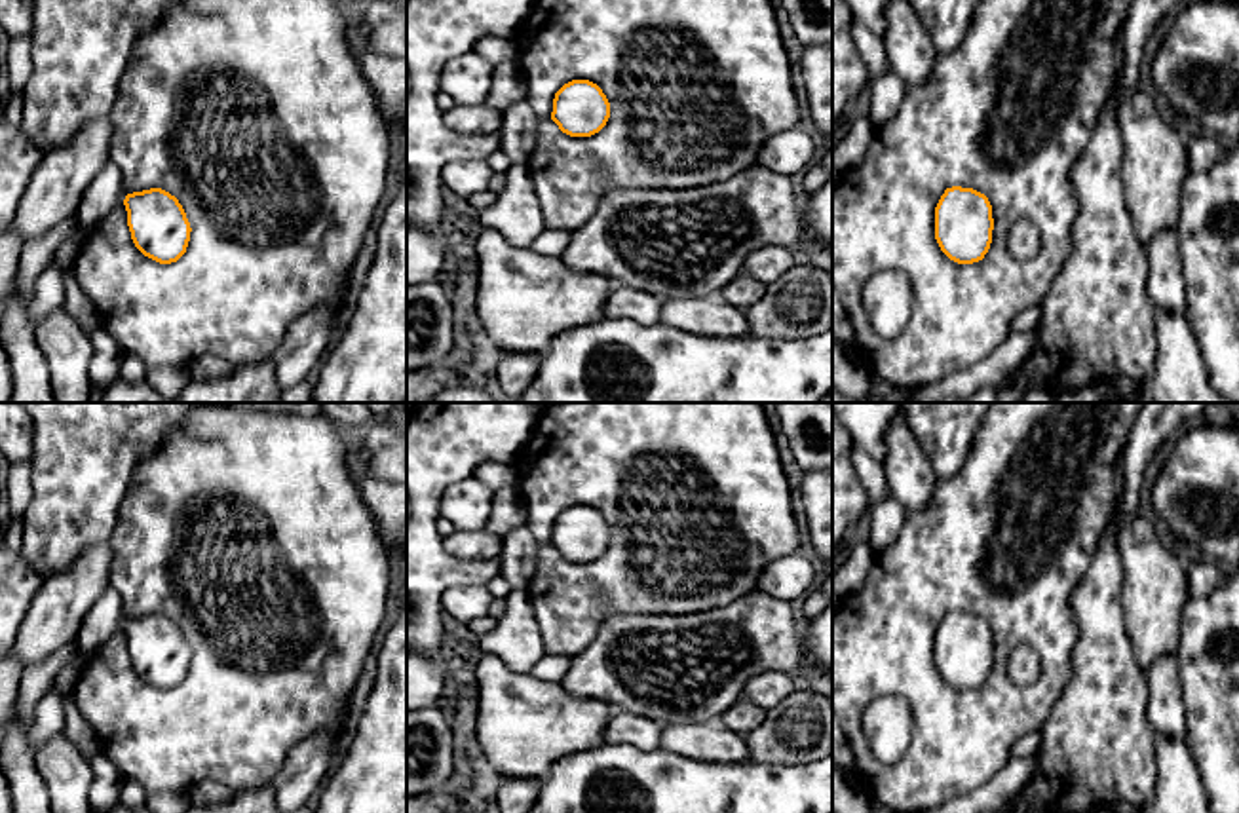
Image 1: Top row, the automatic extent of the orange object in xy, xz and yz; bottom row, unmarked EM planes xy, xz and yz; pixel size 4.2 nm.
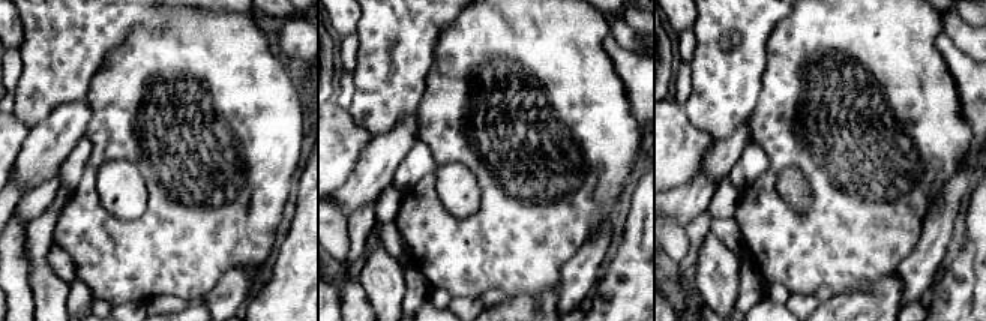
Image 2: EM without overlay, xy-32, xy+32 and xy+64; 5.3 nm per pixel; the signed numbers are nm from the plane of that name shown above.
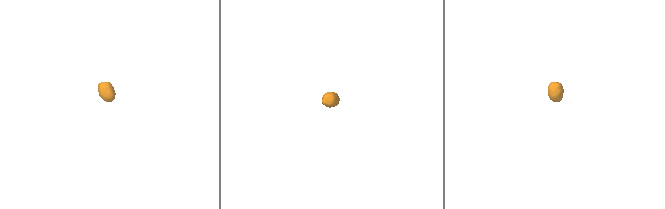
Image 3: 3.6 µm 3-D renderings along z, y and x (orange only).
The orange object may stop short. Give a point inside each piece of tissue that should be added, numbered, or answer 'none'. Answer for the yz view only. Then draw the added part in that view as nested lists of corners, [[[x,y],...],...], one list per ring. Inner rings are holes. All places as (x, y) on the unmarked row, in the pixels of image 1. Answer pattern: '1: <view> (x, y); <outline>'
none

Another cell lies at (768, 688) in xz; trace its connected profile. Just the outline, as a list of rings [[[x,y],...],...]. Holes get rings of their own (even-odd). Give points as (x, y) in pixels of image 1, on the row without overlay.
[[[760,671],[745,684],[741,699],[749,699],[768,712],[772,707],[777,707],[783,699],[787,699],[792,691],[794,684],[787,672]]]

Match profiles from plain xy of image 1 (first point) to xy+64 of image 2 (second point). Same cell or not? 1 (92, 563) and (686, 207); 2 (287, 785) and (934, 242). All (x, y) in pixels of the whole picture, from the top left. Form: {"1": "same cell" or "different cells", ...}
{"1": "same cell", "2": "same cell"}

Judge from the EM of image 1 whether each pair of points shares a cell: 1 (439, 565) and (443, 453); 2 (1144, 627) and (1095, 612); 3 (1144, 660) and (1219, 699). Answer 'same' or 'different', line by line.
1: same
2: different
3: different

